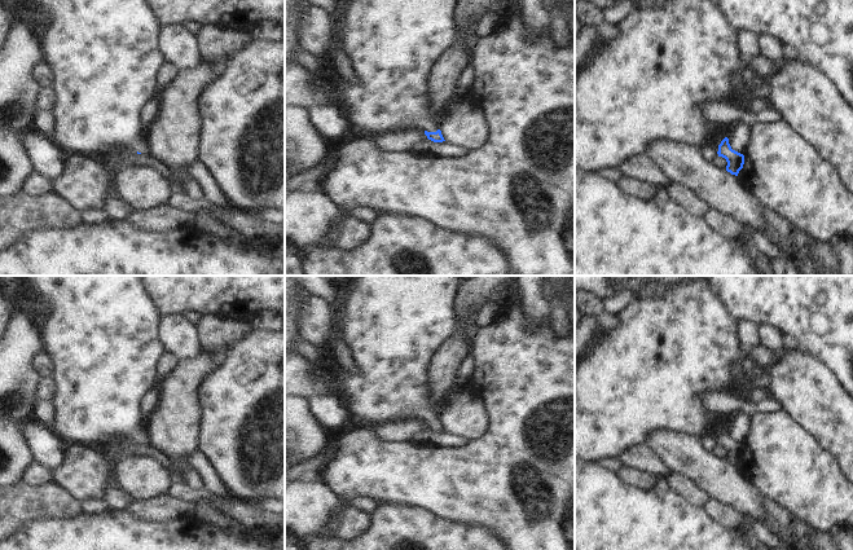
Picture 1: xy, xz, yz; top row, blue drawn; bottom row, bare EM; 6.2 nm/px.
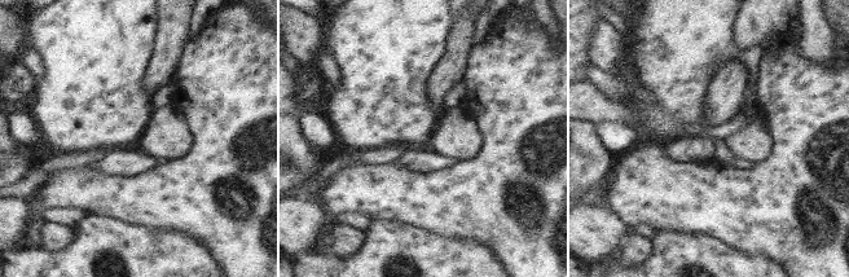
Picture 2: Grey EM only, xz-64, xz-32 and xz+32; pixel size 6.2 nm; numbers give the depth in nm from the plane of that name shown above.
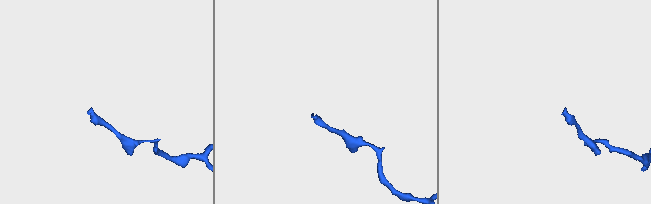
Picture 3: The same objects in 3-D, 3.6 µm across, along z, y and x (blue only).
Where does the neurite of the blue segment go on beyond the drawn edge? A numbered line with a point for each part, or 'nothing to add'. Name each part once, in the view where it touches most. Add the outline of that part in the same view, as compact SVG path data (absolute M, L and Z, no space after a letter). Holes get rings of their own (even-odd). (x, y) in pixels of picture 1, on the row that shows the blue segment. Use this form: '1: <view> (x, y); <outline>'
1: xz (394, 45); M340 0L340 16L335 18L337 38L340 41L340 47L348 56L355 79L342 80L338 85L338 91L342 96L340 110L346 114L351 122L351 129L360 135L383 135L386 132L419 129L427 132L436 132L439 129L438 116L443 113L432 97L431 93L431 78L434 69L440 58L457 43L457 25L456 18L460 8L460 0Z

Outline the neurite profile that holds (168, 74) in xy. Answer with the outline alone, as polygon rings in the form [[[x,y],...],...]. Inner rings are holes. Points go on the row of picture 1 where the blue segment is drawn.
[[[167,61],[159,74],[159,83],[162,85],[162,89],[168,88],[175,82],[179,74],[180,69],[173,62]]]

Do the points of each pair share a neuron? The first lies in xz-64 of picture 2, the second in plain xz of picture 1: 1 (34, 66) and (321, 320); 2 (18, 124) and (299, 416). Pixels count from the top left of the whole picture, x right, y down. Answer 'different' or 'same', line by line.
1: different
2: different

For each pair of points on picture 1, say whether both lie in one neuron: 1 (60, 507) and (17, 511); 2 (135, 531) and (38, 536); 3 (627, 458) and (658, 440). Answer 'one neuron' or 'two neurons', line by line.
1: one neuron
2: one neuron
3: two neurons

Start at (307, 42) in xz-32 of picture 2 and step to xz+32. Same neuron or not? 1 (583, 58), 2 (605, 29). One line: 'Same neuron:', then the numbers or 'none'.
Same neuron: 2

